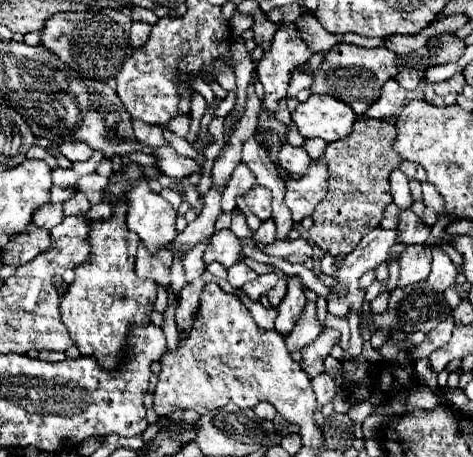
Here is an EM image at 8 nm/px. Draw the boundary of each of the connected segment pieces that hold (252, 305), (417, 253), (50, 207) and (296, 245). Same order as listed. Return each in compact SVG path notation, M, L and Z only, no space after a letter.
M234 290L232 294L242 300L242 304L250 310L250 314L252 314L254 320L256 320L256 324L258 324L262 330L270 330L270 328L272 328L272 324L274 324L274 320L276 320L276 308L274 308L274 306L272 306L272 308L264 308L260 302L250 300L250 296L244 294L242 290Z
M406 246L400 254L400 278L396 286L408 286L416 282L424 282L430 274L432 262L432 248L430 246Z
M46 204L34 214L34 224L46 230L52 230L56 224L64 220L64 208L62 204Z
M298 238L298 240L288 240L288 242L274 242L266 248L260 248L264 254L270 256L280 256L286 258L288 262L304 262L308 258L312 258L312 246L308 244L308 240Z

